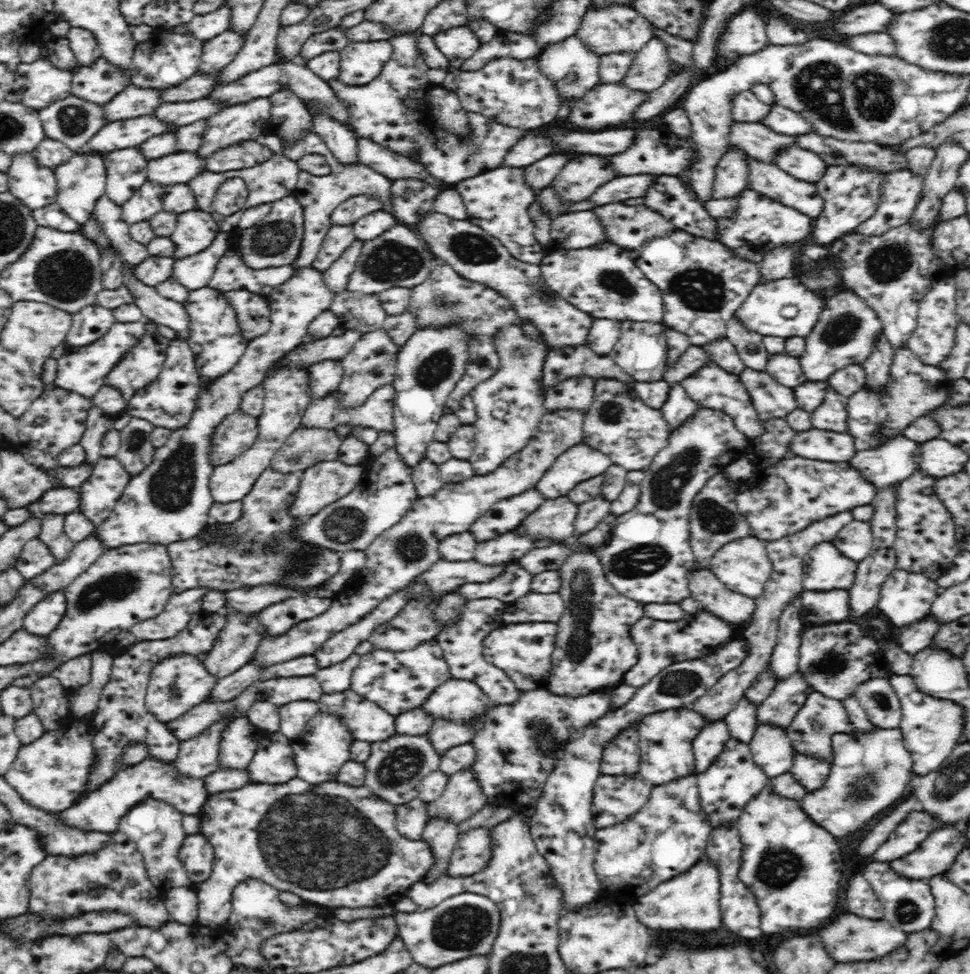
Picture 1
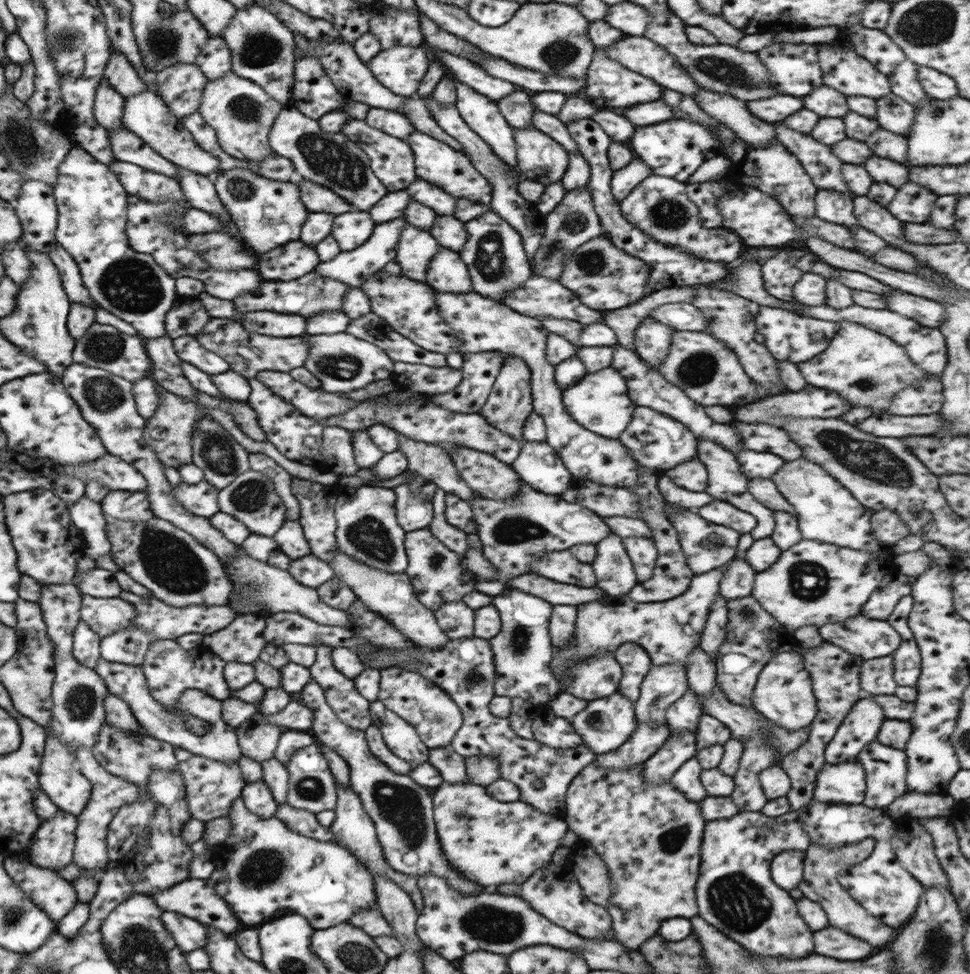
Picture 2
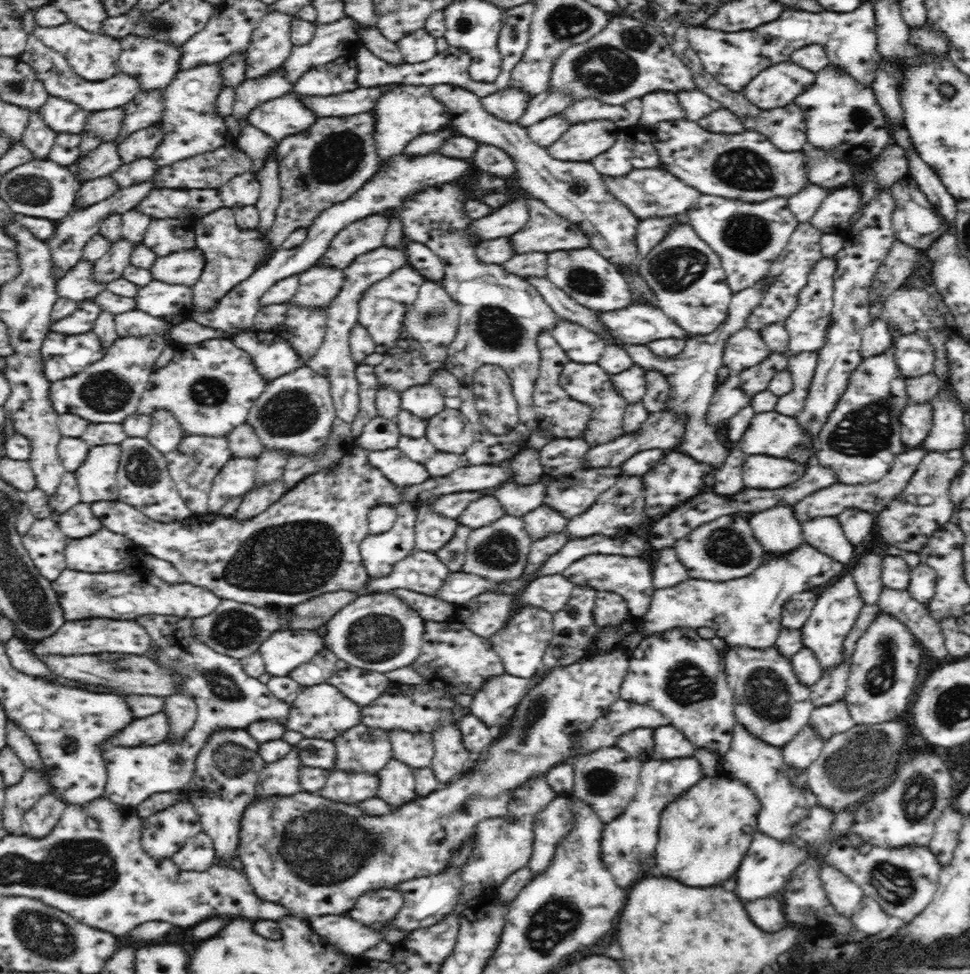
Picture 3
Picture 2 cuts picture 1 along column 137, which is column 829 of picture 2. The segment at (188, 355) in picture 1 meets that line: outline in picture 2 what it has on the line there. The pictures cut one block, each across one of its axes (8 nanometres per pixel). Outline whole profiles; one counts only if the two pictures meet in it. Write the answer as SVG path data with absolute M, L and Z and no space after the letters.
M808 384L807 388L801 392L790 391L783 395L777 394L777 396L752 401L748 405L744 405L744 407L738 407L734 411L734 418L740 422L748 422L748 424L756 424L758 422L758 424L780 427L788 420L800 420L800 418L841 418L845 412L851 409L852 404L848 404L839 395Z

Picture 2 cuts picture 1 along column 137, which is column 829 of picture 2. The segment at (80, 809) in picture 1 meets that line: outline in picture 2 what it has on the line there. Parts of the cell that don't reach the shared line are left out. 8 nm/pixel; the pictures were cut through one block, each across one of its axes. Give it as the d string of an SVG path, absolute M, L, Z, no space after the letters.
M860 760L842 764L825 762L817 775L813 798L822 804L862 804L865 798L865 770Z

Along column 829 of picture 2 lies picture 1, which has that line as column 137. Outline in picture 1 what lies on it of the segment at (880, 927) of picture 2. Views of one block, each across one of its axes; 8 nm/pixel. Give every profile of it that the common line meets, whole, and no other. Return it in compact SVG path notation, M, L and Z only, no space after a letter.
M120 830L110 832L110 842L98 848L94 854L47 854L32 870L29 887L29 913L41 918L66 920L70 916L111 910L130 913L140 926L162 926L170 921L169 912L162 902L162 892L158 892L148 879L143 854L137 849L137 844Z

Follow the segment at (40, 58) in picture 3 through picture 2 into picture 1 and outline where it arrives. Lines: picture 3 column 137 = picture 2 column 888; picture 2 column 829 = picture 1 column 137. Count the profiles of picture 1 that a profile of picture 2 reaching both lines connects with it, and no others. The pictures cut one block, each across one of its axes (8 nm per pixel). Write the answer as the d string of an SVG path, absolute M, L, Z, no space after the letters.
M178 25L169 30L157 30L148 40L136 45L130 68L130 84L137 87L152 87L158 89L172 88L193 74L196 74L202 58L202 48L205 42L196 38L190 31L186 31L186 25Z

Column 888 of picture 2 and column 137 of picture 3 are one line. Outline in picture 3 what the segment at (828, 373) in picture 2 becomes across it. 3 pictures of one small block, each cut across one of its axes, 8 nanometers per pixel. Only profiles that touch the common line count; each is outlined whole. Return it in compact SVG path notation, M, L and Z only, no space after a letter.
M162 333L146 338L119 338L106 349L100 360L94 361L82 372L51 383L49 396L52 407L57 414L78 415L94 424L122 423L125 418L137 412L138 403L154 372L154 364L166 345L167 340Z

